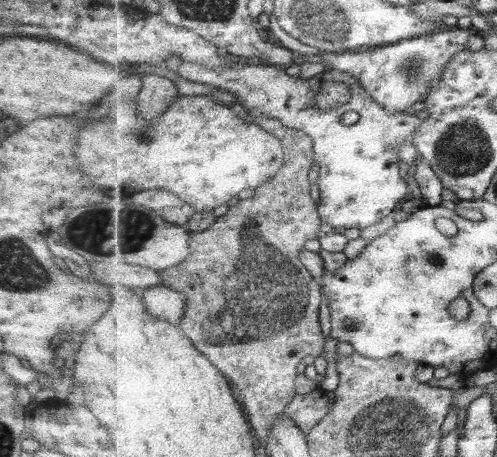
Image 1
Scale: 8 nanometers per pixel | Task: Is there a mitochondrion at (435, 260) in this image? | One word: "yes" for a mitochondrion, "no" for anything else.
yes

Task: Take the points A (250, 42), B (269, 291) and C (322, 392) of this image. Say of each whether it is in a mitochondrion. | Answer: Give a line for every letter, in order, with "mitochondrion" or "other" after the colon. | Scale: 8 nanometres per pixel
A: other
B: mitochondrion
C: other

